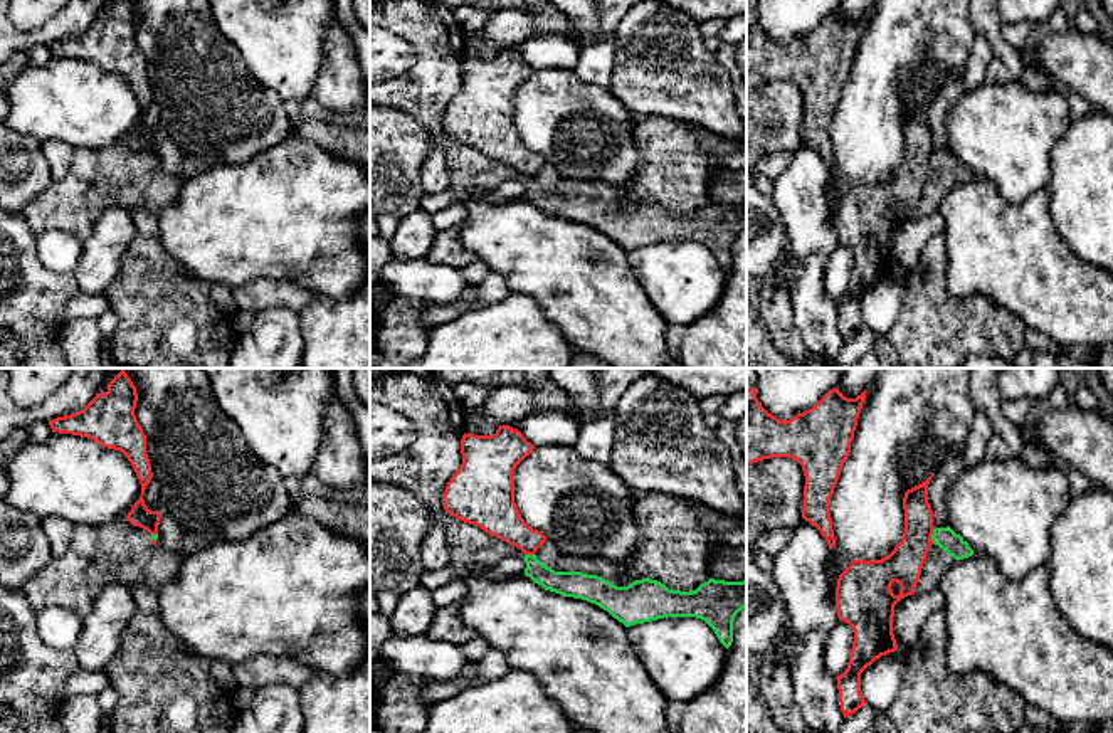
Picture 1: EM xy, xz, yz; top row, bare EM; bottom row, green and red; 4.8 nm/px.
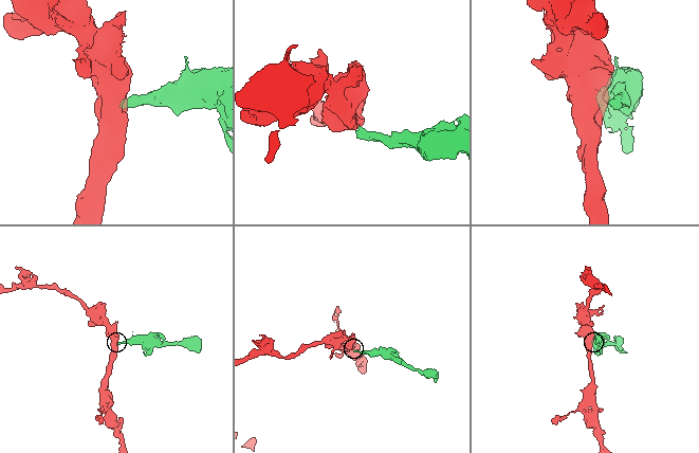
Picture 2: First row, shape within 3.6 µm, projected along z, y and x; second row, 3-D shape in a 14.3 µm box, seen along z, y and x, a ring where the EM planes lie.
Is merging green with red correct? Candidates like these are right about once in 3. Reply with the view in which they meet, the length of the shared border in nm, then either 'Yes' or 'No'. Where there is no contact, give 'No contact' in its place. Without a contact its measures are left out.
Touches green in yz. Shared border 70 nm. No

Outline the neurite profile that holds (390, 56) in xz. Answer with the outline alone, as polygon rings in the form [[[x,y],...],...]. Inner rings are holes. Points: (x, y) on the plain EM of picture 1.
[[[370,25],[370,82],[405,74],[415,62],[412,45],[390,30]]]

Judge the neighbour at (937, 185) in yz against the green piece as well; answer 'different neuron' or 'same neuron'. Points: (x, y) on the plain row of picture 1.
same neuron

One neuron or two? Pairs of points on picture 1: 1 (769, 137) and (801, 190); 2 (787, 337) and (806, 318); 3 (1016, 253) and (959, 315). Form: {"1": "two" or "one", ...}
{"1": "two", "2": "two", "3": "two"}

